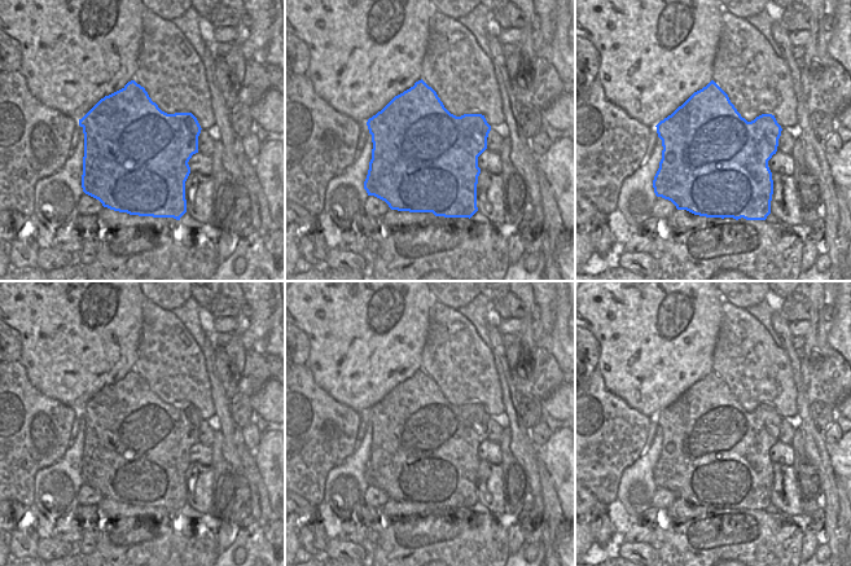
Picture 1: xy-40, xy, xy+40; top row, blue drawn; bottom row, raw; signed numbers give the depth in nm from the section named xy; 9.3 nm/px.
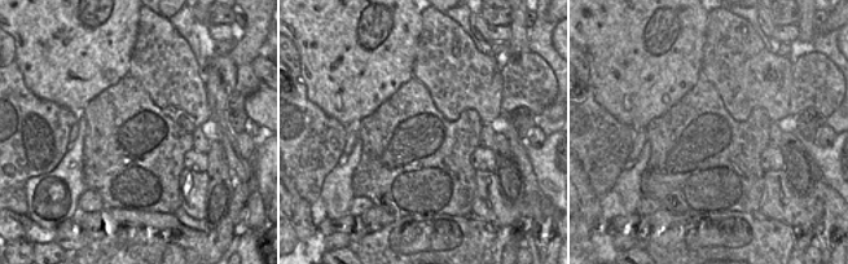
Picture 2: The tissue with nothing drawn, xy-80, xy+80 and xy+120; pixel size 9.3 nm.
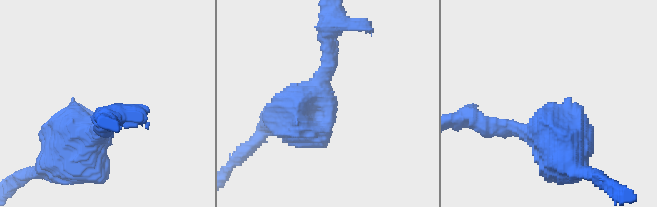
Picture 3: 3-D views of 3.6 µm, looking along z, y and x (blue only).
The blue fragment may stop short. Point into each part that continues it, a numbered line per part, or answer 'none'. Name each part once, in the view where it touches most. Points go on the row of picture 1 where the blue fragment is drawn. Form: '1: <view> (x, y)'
none

